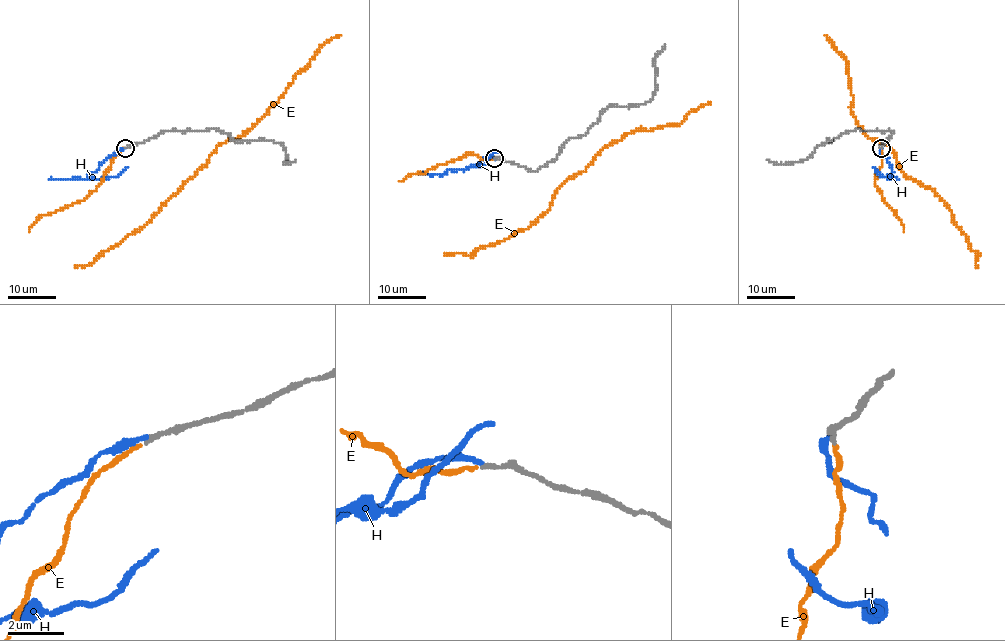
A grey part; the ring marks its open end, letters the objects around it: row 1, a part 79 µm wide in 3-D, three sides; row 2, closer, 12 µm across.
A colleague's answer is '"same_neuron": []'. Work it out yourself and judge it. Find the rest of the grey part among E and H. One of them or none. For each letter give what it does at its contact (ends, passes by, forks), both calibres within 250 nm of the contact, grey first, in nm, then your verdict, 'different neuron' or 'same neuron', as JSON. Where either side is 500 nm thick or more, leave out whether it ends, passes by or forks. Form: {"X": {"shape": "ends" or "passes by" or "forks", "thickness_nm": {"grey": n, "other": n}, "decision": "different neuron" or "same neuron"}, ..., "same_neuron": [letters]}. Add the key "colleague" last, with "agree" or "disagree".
{"E": {"shape": "ends", "thickness_nm": {"grey": 140, "other": 140}, "decision": "same neuron"}, "H": {"shape": "ends", "thickness_nm": {"grey": 160, "other": 180}, "decision": "different neuron"}, "same_neuron": ["E"], "colleague": "disagree"}

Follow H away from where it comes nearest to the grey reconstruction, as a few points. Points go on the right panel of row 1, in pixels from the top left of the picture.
H: (881, 147), (880, 153), (887, 158), (892, 177), (881, 176), (873, 166)

